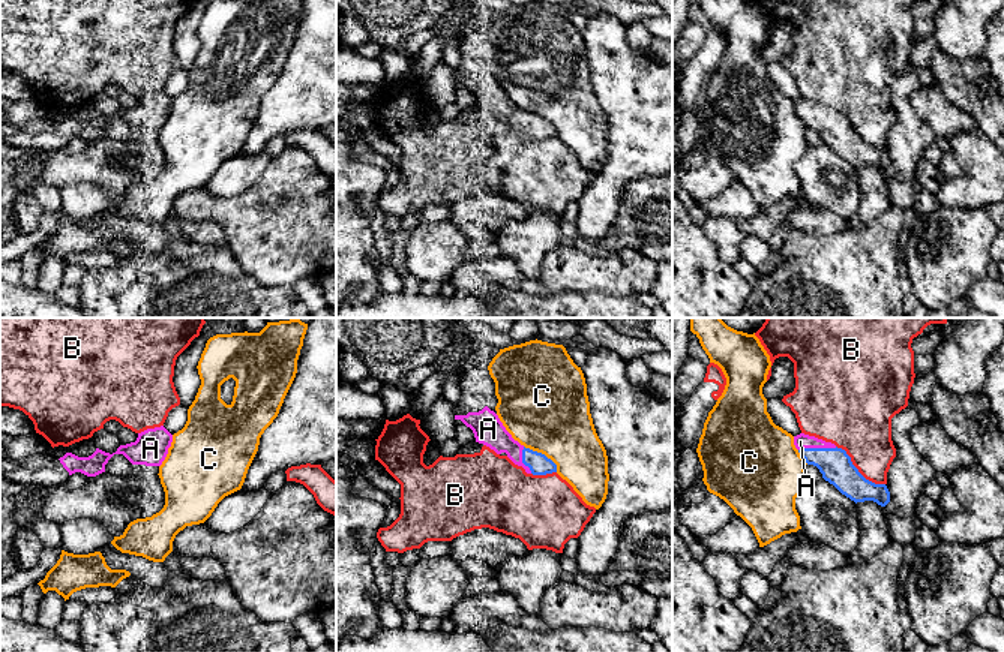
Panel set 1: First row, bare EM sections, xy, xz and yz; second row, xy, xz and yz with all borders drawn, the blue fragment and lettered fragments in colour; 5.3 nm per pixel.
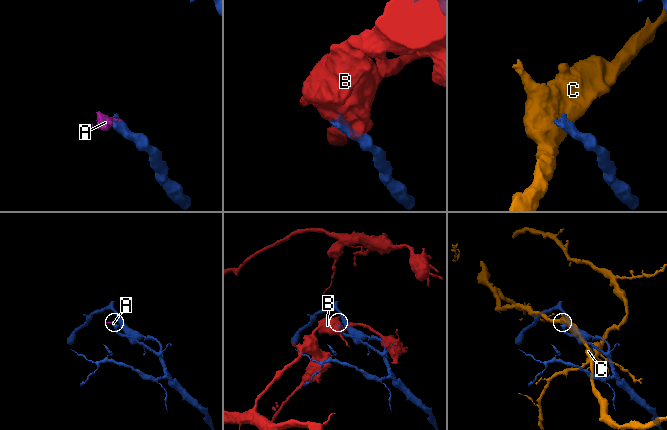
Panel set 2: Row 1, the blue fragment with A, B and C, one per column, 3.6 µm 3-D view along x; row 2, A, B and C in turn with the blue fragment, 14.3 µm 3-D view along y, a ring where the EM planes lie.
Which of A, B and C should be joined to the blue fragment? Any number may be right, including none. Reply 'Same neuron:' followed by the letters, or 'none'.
Same neuron: A

